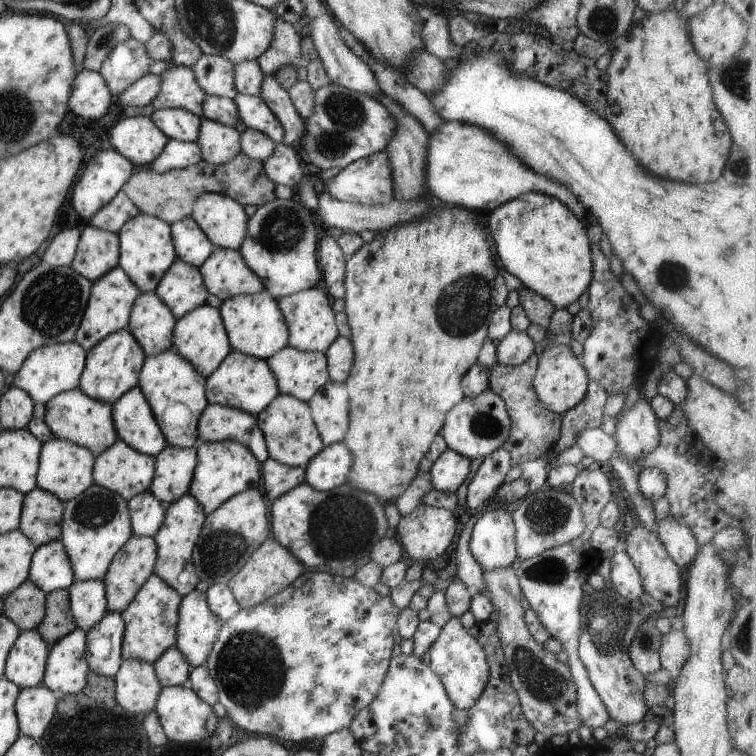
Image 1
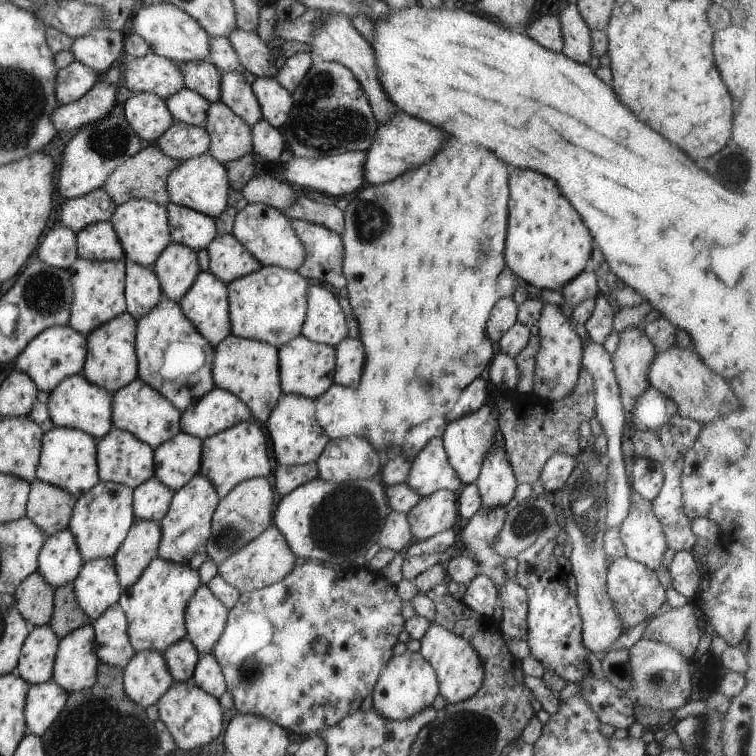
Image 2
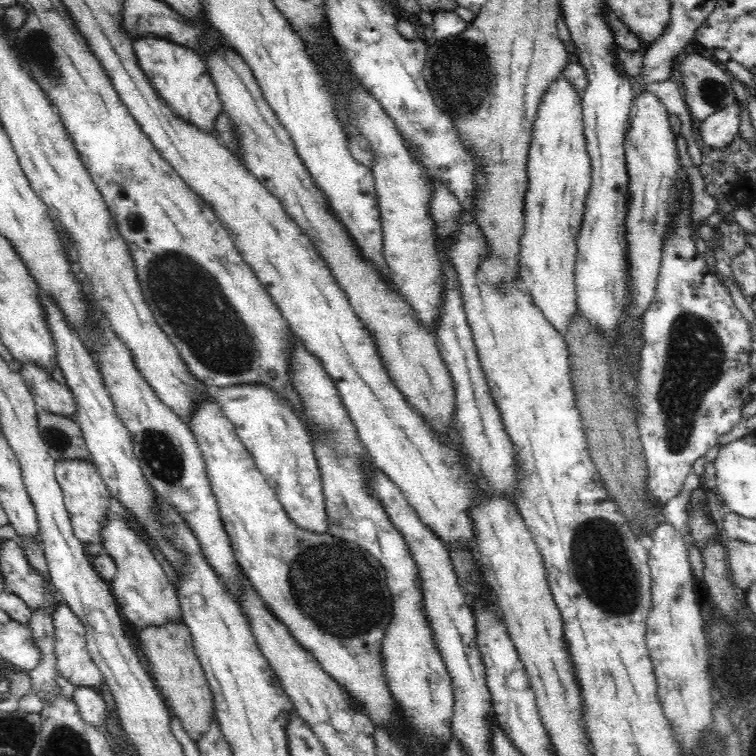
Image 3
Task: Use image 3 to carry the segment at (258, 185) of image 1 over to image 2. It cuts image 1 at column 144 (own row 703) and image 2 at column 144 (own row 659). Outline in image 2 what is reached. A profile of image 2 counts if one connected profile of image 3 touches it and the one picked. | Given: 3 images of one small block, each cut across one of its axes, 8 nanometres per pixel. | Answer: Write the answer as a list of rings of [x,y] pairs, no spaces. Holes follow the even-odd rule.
[[[147,144],[139,152],[133,154],[131,158],[127,158],[125,162],[113,168],[111,174],[105,179],[102,188],[116,205],[123,204],[131,198],[149,200],[149,202],[155,202],[161,206],[166,205],[169,203],[169,199],[165,182],[167,182],[169,172],[173,172],[173,168],[177,168],[179,162],[181,160],[171,160],[165,156],[157,145]]]

